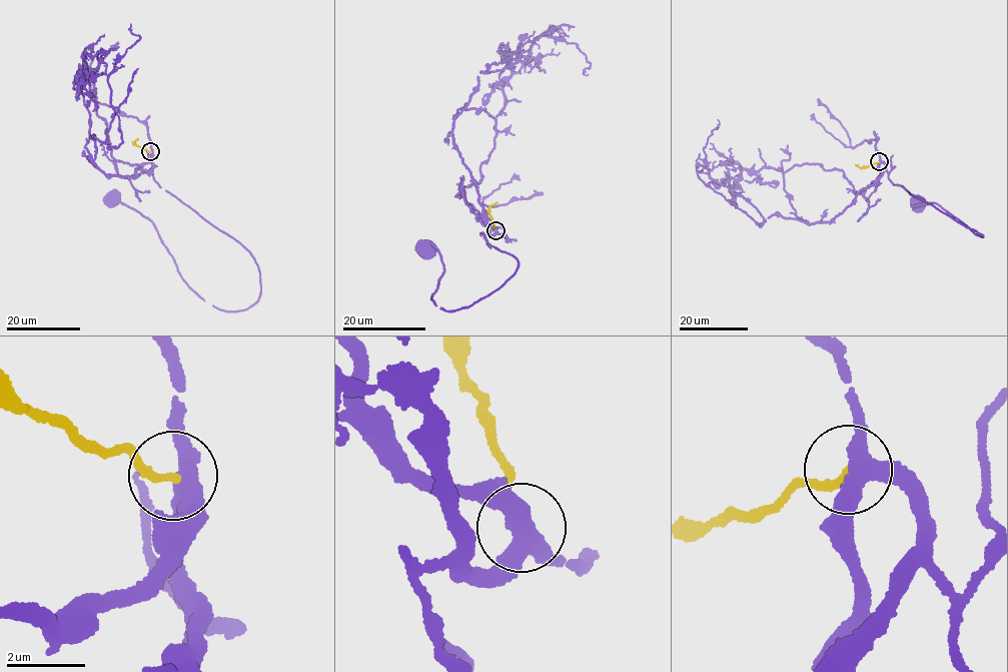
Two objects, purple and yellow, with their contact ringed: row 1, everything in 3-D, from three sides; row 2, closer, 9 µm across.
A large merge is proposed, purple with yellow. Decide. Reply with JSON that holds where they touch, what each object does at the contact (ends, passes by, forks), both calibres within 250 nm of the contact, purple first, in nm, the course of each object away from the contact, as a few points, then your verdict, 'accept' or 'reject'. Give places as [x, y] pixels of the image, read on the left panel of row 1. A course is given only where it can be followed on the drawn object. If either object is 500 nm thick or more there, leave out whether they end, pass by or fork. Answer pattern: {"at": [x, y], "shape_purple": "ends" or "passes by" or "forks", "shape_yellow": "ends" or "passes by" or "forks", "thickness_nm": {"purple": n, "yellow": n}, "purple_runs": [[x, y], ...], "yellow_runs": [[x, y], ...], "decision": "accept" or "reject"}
{"at": [150, 151], "shape_purple": "forks", "shape_yellow": "ends", "thickness_nm": {"purple": 380, "yellow": 200}, "purple_runs": [[151, 152], [154, 180], [250, 252], [260, 273], [256, 302], [229, 312], [204, 301], [153, 223], [114, 197]], "yellow_runs": [[150, 152], [133, 143], [138, 138]], "decision": "accept"}

